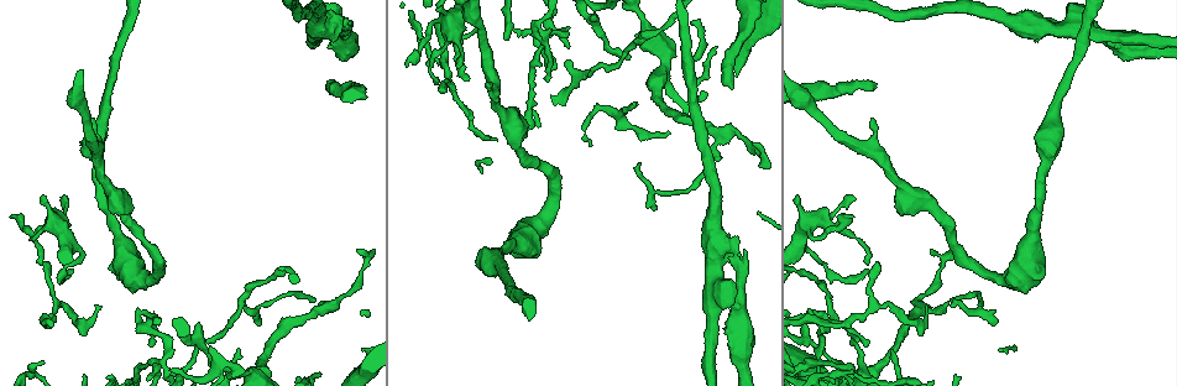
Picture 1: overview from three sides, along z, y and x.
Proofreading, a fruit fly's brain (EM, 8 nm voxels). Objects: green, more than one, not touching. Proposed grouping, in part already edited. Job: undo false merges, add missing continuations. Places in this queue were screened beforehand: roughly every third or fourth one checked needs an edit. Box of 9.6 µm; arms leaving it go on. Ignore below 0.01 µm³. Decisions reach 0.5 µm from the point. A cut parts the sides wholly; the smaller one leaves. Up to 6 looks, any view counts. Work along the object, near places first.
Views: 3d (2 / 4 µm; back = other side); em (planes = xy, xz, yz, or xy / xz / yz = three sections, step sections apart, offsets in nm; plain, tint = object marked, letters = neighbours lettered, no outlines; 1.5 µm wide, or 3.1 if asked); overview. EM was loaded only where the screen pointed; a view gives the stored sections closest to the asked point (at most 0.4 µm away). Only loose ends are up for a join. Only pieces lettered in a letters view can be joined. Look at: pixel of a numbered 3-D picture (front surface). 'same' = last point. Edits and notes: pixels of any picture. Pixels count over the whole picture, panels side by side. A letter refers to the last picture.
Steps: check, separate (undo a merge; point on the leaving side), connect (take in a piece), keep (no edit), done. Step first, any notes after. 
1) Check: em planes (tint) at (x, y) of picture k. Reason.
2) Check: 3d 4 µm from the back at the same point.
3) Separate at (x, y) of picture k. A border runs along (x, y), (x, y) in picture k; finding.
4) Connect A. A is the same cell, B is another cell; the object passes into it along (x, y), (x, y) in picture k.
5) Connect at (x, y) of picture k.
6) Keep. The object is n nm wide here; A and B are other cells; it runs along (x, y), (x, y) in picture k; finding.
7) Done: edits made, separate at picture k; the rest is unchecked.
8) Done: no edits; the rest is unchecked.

Check: 3d 2 µm at (876, 264) of picture 1. Branch stops here.

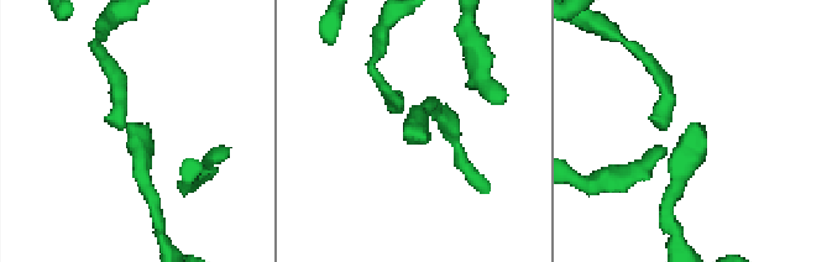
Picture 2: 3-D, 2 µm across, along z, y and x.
Check: em yz step 8 (tint) at (130, 126) of picture 2.

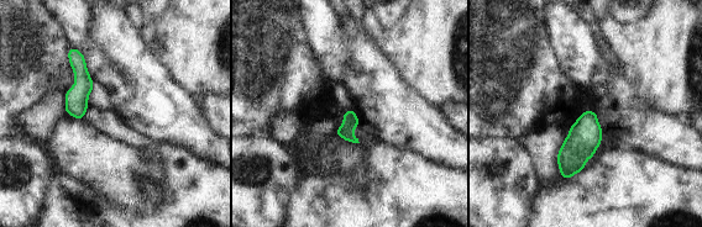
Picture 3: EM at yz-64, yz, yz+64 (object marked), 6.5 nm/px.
Check: em planes (letters) at the same point. Cut it another way.

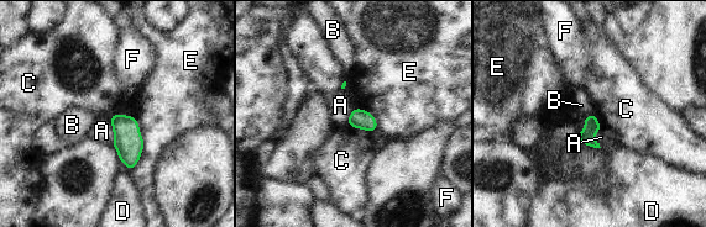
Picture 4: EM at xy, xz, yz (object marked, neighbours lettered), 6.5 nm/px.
Keep. A, B, C, D, E and F are other cells; a border runs along (110, 116), (113, 144) in picture 4; none of them fits.

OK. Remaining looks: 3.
Check: em xz step 4 (tint) at (864, 345) of picture 1. An open end.

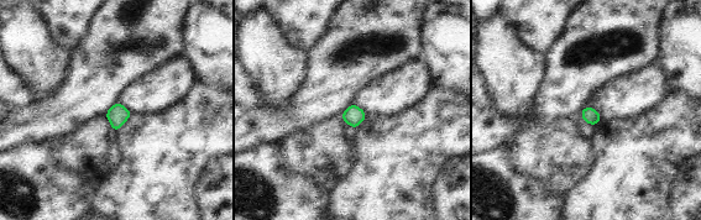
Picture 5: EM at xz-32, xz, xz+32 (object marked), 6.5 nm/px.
Check: em planes (letters) at the same point.

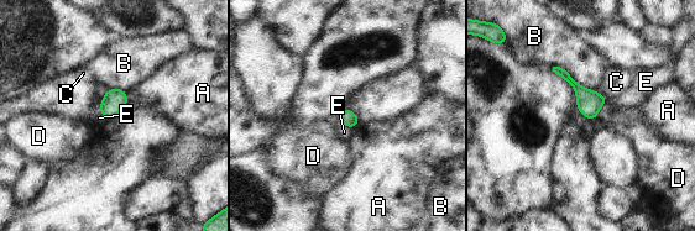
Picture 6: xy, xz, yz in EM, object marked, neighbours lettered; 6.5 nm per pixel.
Keep. A, B, C, D and E are other cells; none of them fits.

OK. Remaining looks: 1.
Done: no edits; the rest is unchecked.

